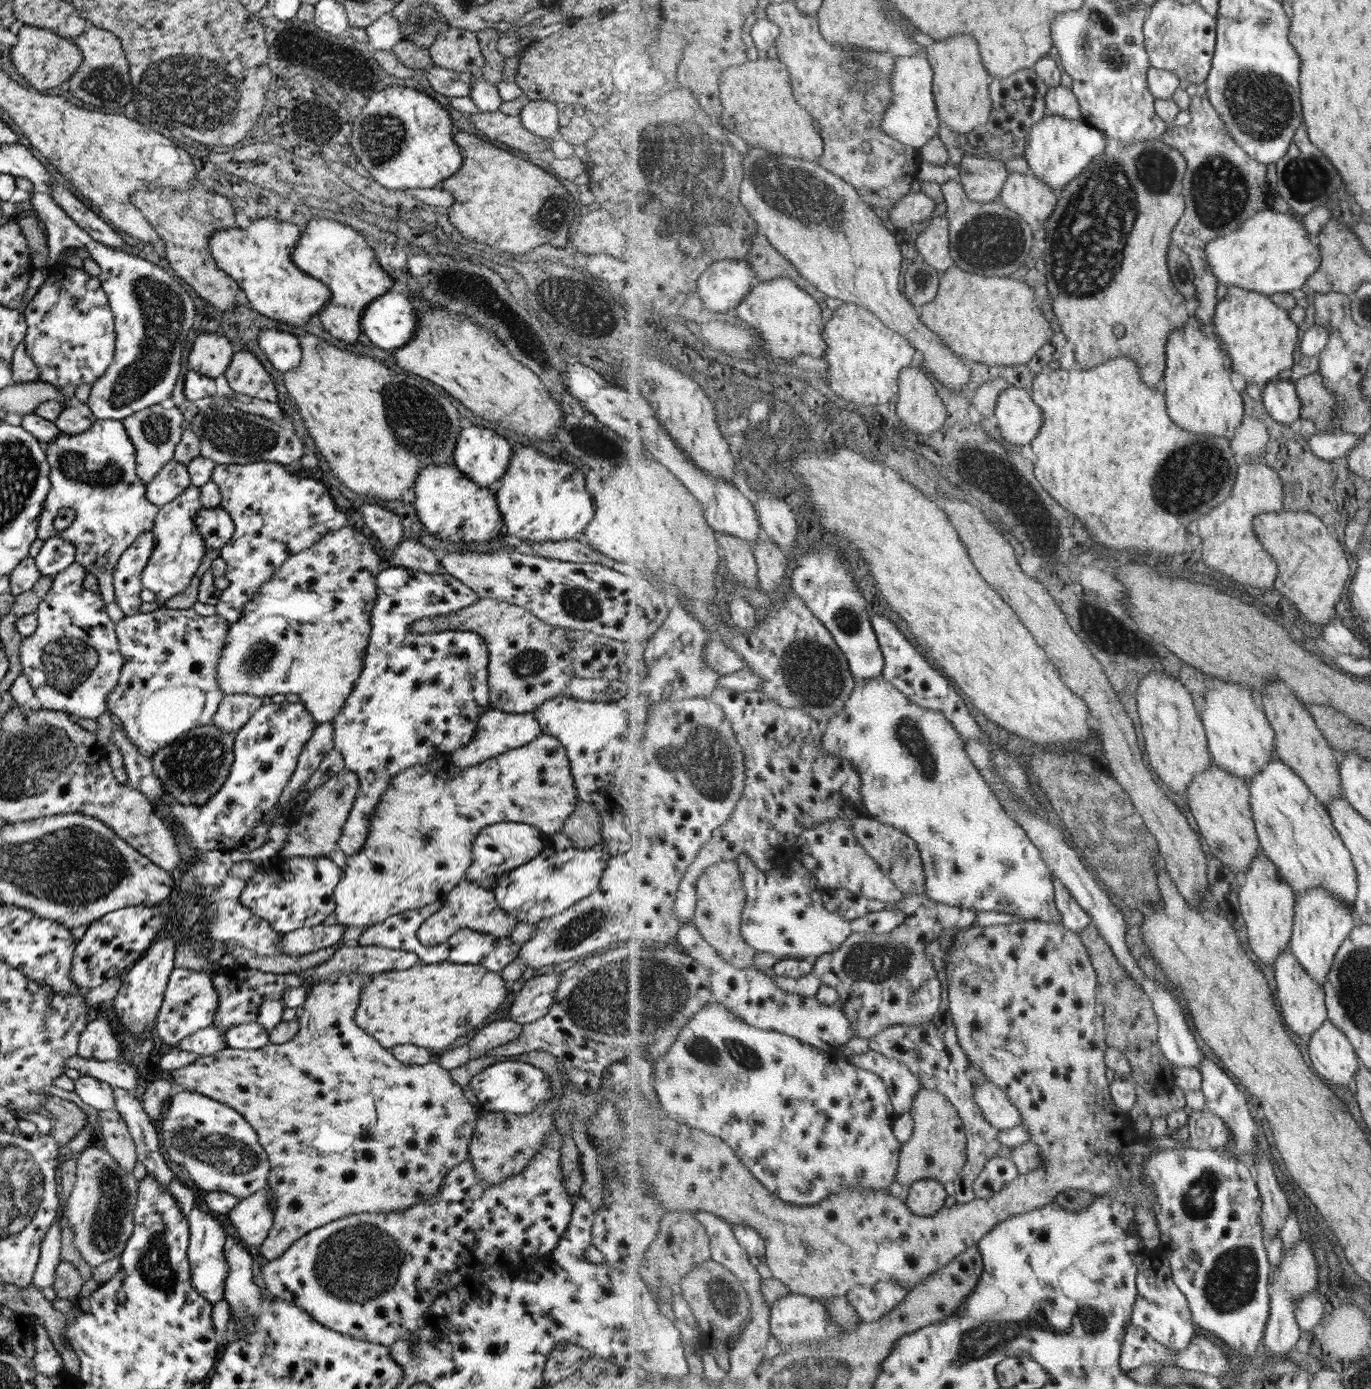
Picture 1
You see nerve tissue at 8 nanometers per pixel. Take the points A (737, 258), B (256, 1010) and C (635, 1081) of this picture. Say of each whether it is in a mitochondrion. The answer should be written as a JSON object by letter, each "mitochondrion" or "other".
{"A":"other","B":"other","C":"other"}

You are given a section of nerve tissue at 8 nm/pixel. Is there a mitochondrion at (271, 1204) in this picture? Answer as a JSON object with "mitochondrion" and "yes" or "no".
{"mitochondrion":"no"}

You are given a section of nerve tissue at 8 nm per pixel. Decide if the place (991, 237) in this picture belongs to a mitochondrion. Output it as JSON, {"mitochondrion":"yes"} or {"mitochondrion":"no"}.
{"mitochondrion":"yes"}

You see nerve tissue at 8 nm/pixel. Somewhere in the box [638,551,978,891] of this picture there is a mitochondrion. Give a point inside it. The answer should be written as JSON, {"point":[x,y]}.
{"point":[704,759]}

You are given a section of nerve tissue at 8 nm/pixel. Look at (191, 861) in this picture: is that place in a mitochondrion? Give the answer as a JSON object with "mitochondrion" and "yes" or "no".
{"mitochondrion":"no"}

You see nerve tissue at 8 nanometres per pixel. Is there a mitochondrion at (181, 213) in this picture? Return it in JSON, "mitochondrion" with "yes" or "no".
{"mitochondrion":"no"}

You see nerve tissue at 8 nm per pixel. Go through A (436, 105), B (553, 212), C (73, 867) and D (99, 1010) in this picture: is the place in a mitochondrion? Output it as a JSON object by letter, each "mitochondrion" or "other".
{"A":"other","B":"mitochondrion","C":"mitochondrion","D":"other"}

